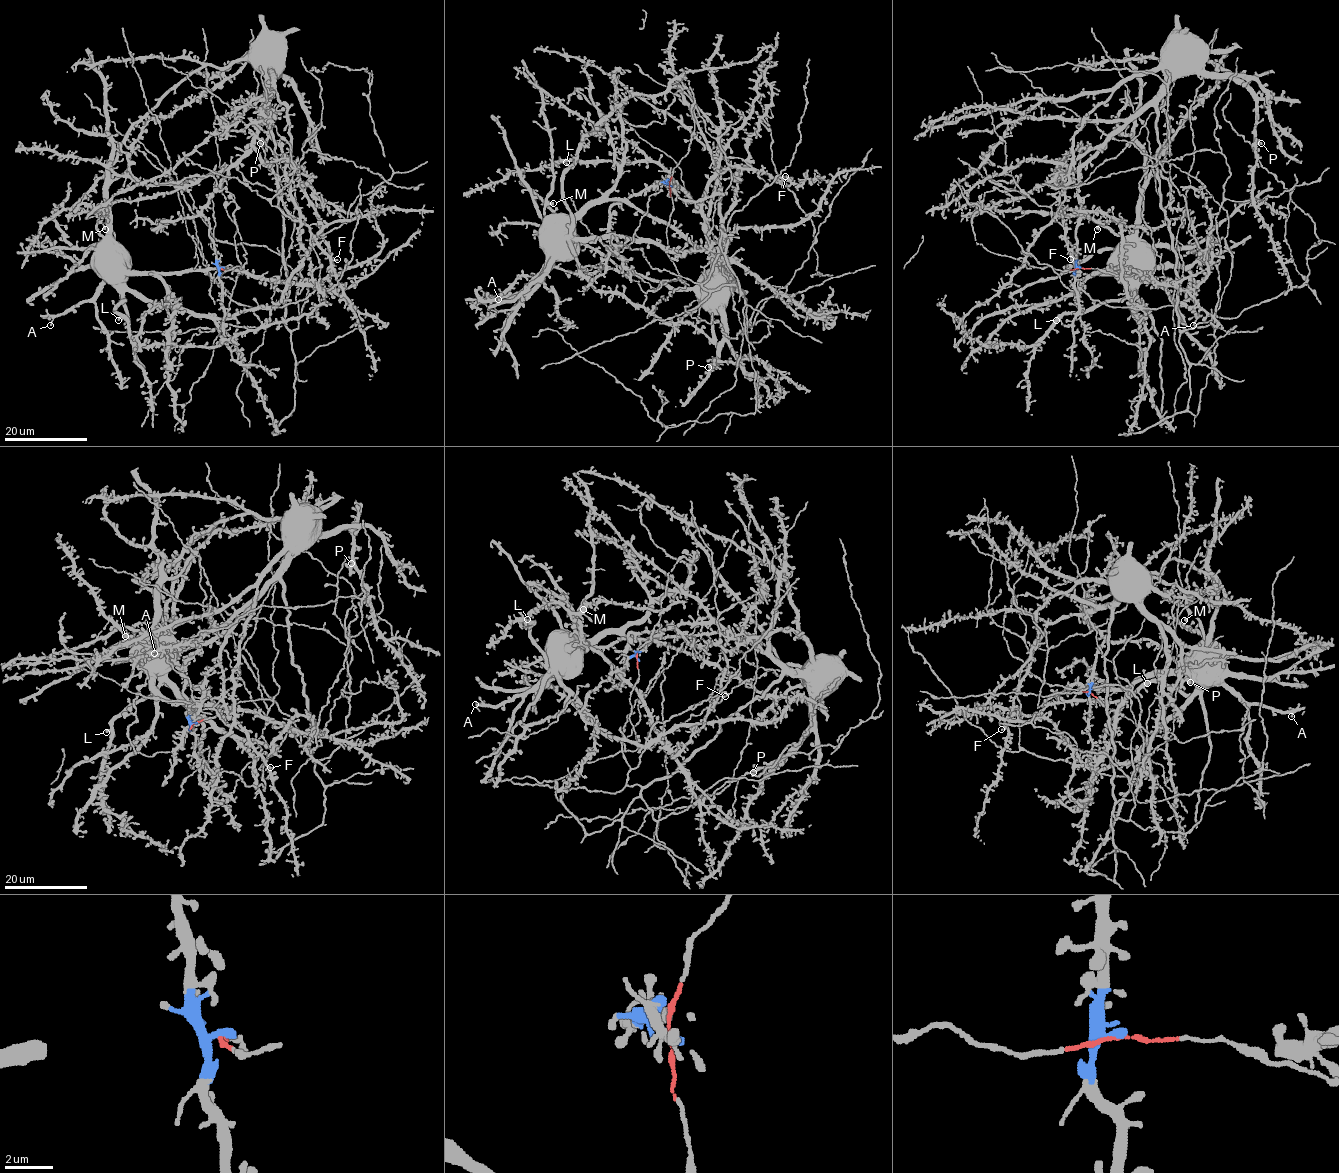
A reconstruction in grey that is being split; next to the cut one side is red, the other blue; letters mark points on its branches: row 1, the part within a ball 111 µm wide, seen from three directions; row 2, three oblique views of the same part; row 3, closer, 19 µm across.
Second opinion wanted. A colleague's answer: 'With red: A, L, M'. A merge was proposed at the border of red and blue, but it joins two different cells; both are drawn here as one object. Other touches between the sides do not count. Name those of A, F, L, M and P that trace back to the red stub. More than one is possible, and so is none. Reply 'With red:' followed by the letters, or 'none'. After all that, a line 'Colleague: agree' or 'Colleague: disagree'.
With red: A, L, M
Colleague: agree

